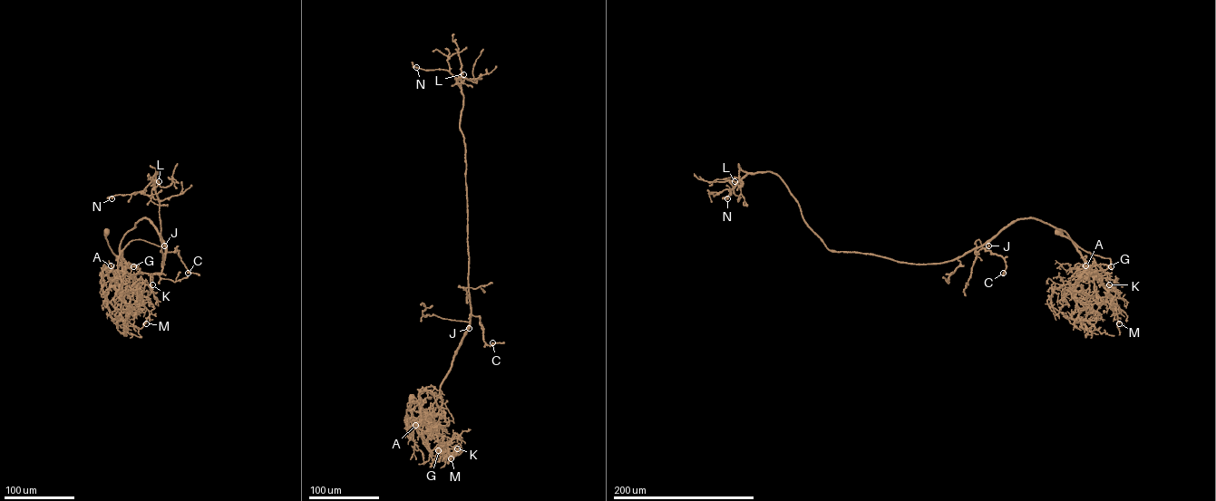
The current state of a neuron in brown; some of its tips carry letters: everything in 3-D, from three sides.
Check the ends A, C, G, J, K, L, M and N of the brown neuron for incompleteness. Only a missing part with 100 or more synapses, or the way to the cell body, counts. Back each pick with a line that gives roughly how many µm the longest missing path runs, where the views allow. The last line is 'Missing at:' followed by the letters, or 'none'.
J: missing 90 µm
Missing at: J

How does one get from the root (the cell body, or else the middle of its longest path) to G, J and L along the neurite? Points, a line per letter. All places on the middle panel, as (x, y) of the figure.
G: (411, 398), (411, 409), (420, 436), (430, 450), (427, 427), (439, 443), (438, 450)
J: (411, 398), (411, 409), (420, 436), (430, 450), (424, 413), (436, 399), (453, 356), (469, 328)
L: (411, 398), (430, 450), (424, 413), (471, 316), (463, 96), (457, 81), (463, 74)

